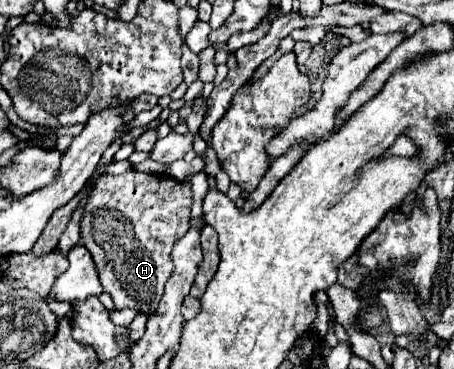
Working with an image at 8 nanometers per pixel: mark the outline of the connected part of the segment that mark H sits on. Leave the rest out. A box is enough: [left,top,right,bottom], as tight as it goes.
[82,170,192,314]

